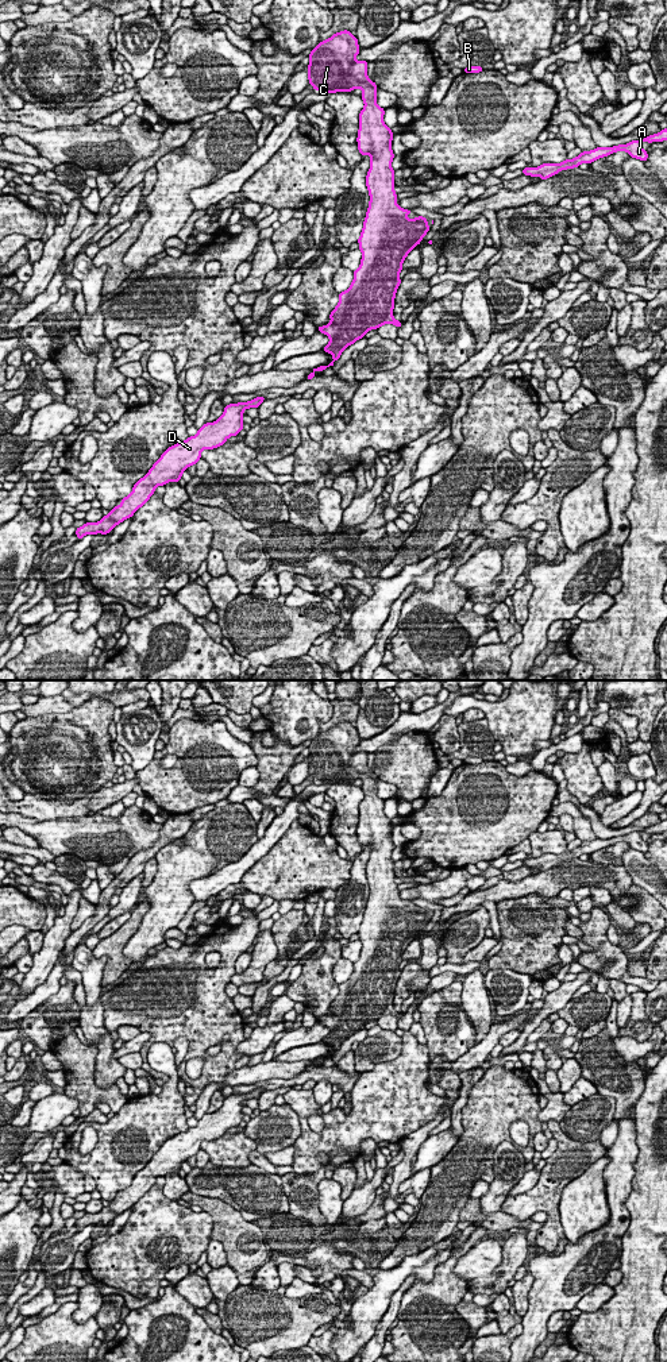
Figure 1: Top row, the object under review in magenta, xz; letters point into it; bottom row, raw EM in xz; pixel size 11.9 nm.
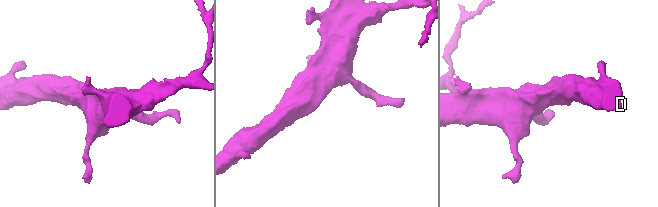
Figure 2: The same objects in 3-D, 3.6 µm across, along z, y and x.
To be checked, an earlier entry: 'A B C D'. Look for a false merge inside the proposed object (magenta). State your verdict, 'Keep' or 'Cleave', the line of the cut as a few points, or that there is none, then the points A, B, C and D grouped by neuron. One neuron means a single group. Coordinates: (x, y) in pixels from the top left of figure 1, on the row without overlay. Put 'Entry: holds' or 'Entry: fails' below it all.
Keep. No split. Groups: A B C D
Entry: holds

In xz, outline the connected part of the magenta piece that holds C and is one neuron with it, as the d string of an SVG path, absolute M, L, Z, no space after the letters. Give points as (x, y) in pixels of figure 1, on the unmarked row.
M344 721L334 725L329 730L320 733L308 746L308 771L315 782L323 784L352 783L356 779L362 780L363 800L359 803L358 821L358 841L361 846L370 846L370 860L366 867L366 877L370 892L363 912L363 919L358 930L362 950L359 958L352 962L354 971L346 983L339 984L339 995L331 1003L331 1014L317 1018L317 1022L329 1029L329 1034L323 1042L329 1043L334 1052L329 1056L313 1060L306 1066L306 1072L315 1069L316 1062L324 1062L332 1058L342 1043L356 1031L365 1029L370 1020L377 1020L385 1015L394 1015L397 1019L402 1016L393 1007L394 989L401 975L400 964L402 953L408 945L421 934L431 918L427 908L417 907L416 910L406 910L412 902L402 900L396 894L397 884L394 883L394 861L392 860L393 849L392 841L393 823L385 815L385 800L377 796L377 775L367 767L367 752L356 752L359 745L359 736L356 728L351 722Z

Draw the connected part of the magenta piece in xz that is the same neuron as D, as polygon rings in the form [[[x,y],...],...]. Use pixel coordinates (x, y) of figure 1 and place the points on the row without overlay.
[[[255,1088],[247,1093],[230,1095],[216,1112],[205,1114],[196,1127],[189,1127],[185,1133],[169,1138],[149,1164],[134,1176],[131,1185],[124,1188],[119,1197],[116,1196],[109,1201],[109,1205],[104,1207],[99,1214],[85,1214],[77,1219],[77,1230],[81,1231],[90,1224],[101,1224],[104,1227],[113,1222],[116,1216],[132,1208],[155,1184],[157,1177],[180,1173],[182,1164],[201,1150],[203,1141],[217,1139],[228,1128],[239,1126],[244,1116],[242,1112],[244,1108],[243,1101],[258,1100],[265,1091],[265,1088]]]

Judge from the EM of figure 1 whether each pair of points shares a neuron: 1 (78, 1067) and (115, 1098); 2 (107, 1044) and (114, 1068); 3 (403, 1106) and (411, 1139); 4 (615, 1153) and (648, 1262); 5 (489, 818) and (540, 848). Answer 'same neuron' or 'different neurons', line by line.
1: same neuron
2: same neuron
3: different neurons
4: different neurons
5: different neurons

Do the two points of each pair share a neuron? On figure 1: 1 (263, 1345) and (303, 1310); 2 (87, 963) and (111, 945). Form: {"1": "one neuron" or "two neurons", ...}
{"1": "one neuron", "2": "two neurons"}

